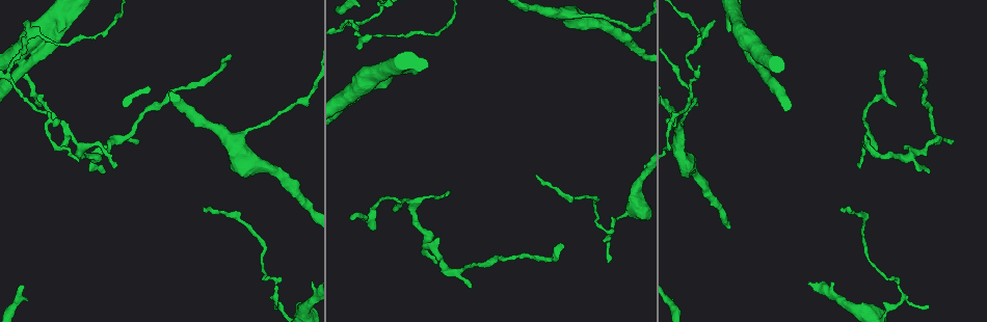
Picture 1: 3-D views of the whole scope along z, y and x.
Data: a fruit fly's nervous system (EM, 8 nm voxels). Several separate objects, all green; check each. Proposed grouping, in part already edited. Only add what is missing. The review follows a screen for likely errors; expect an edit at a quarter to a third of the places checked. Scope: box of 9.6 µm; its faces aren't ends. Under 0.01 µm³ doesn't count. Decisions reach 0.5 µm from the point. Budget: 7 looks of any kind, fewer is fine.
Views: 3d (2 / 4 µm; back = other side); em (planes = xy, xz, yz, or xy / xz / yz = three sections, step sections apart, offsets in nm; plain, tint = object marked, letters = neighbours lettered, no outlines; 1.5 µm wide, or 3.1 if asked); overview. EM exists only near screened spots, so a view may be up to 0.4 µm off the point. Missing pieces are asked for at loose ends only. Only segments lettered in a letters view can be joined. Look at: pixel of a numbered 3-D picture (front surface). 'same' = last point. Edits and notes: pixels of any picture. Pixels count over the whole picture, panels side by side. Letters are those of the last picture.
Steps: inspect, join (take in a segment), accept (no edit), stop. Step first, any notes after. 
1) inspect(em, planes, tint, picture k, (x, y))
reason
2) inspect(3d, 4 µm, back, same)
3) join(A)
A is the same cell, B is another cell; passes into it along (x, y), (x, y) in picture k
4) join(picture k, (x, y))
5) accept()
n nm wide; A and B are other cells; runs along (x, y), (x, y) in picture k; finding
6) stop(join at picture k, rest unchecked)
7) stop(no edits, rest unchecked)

inspect(3d, 2 µm, picture 1, (952, 141))
thin end

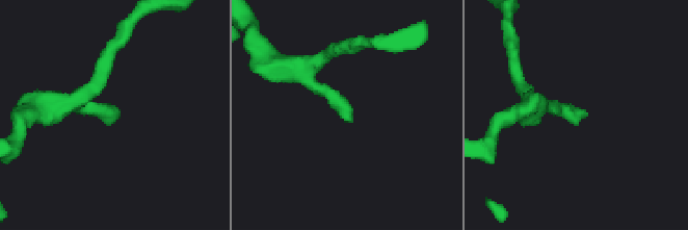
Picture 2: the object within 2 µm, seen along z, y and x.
inspect(em, xz, step 8, letters, picture 2, (119, 117))

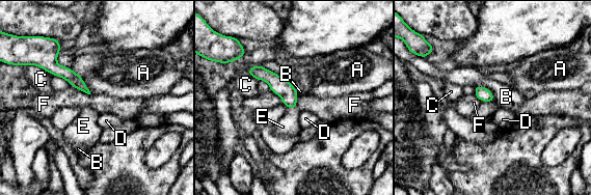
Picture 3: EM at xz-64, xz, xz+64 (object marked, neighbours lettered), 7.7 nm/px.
inspect(em, planes, letters, same)
cut it another way

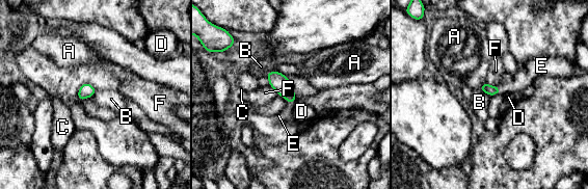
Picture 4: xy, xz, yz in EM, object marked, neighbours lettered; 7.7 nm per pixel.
join(E)
E is the same cell, A, B, C, D and F are other cells; passes into it along (490, 90), (500, 89), (527, 73) in picture 4; it goes on there

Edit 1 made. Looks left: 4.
inspect(overview)
redraw

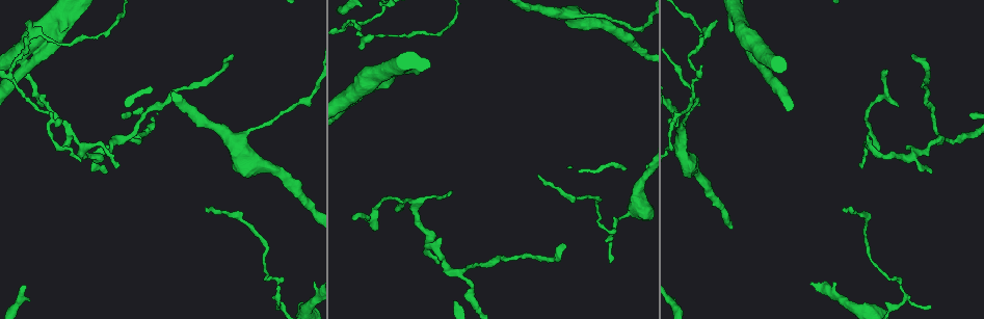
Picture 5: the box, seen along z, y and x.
inspect(em, planes, letters, picture 5, (397, 208))

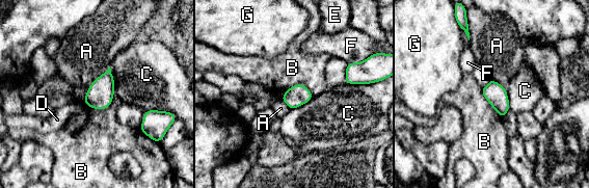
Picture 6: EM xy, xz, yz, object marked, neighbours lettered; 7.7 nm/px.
accept()
B touches over 260 nm; A, B, C, D, E, F and G are other cells; border along (114, 95), (106, 108), (83, 101) in picture 6; none of them fits

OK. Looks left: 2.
inspect(em, xy, step 8, plain, picture 5, (858, 165))
tapers out

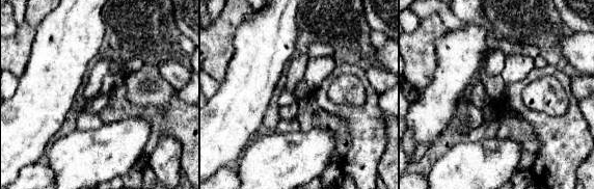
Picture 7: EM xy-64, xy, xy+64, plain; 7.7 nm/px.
inspect(em, xy, step 8, letters, same)

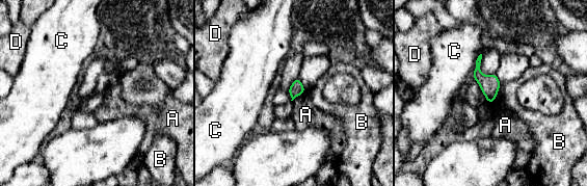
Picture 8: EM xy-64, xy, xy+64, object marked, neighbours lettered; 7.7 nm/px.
accept()
A, B, C and D are other cells; border along (307, 90), (292, 100) in picture 8; none of them fits

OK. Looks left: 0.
stop(join at picture 4, rest unchecked)

